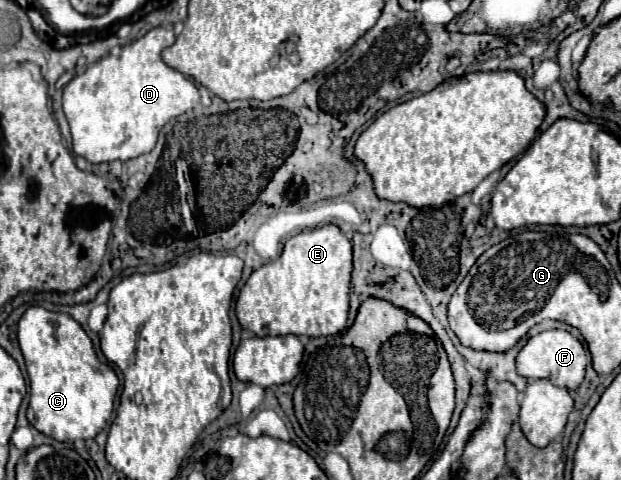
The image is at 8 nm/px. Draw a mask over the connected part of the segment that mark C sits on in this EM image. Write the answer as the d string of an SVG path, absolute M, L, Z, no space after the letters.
M30 307L18 321L18 345L24 355L26 373L30 377L30 405L26 411L30 425L36 427L42 435L52 437L56 441L96 437L106 427L106 421L112 415L118 377L110 365L98 361L86 331L70 315L52 313L42 307Z

